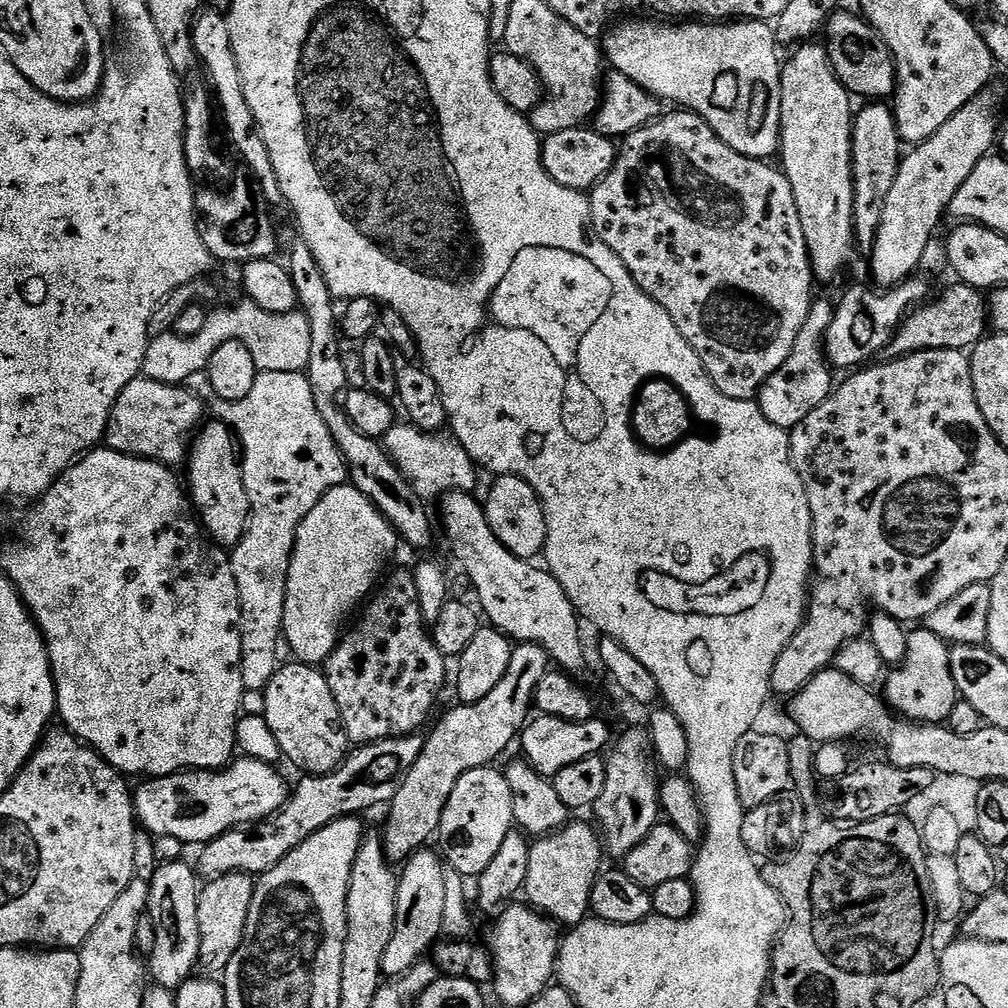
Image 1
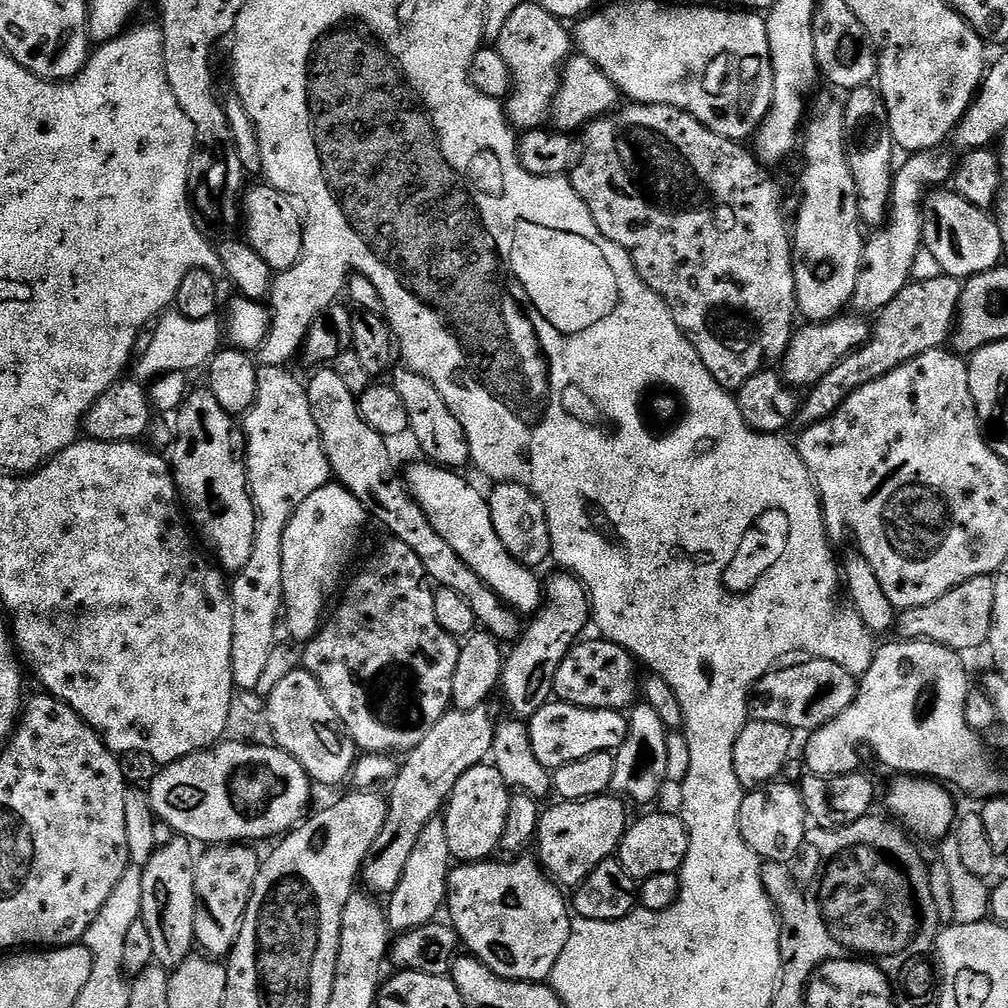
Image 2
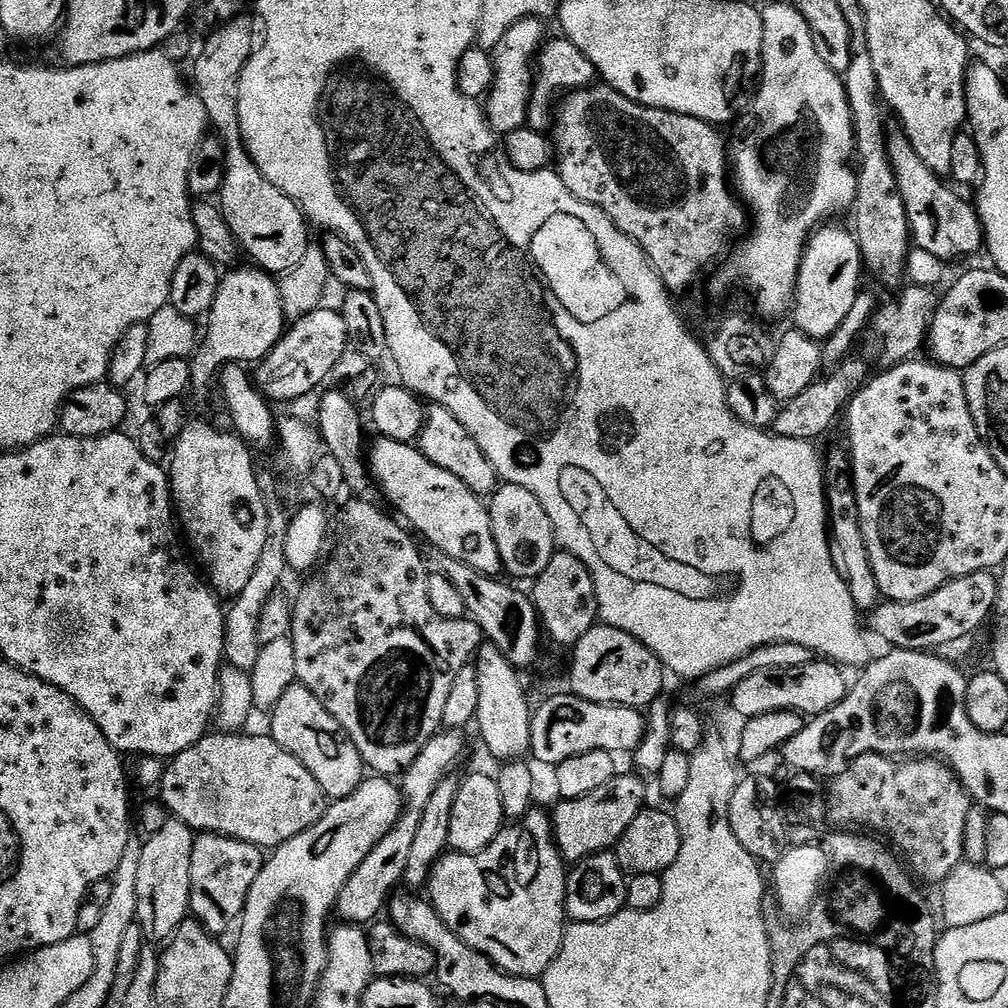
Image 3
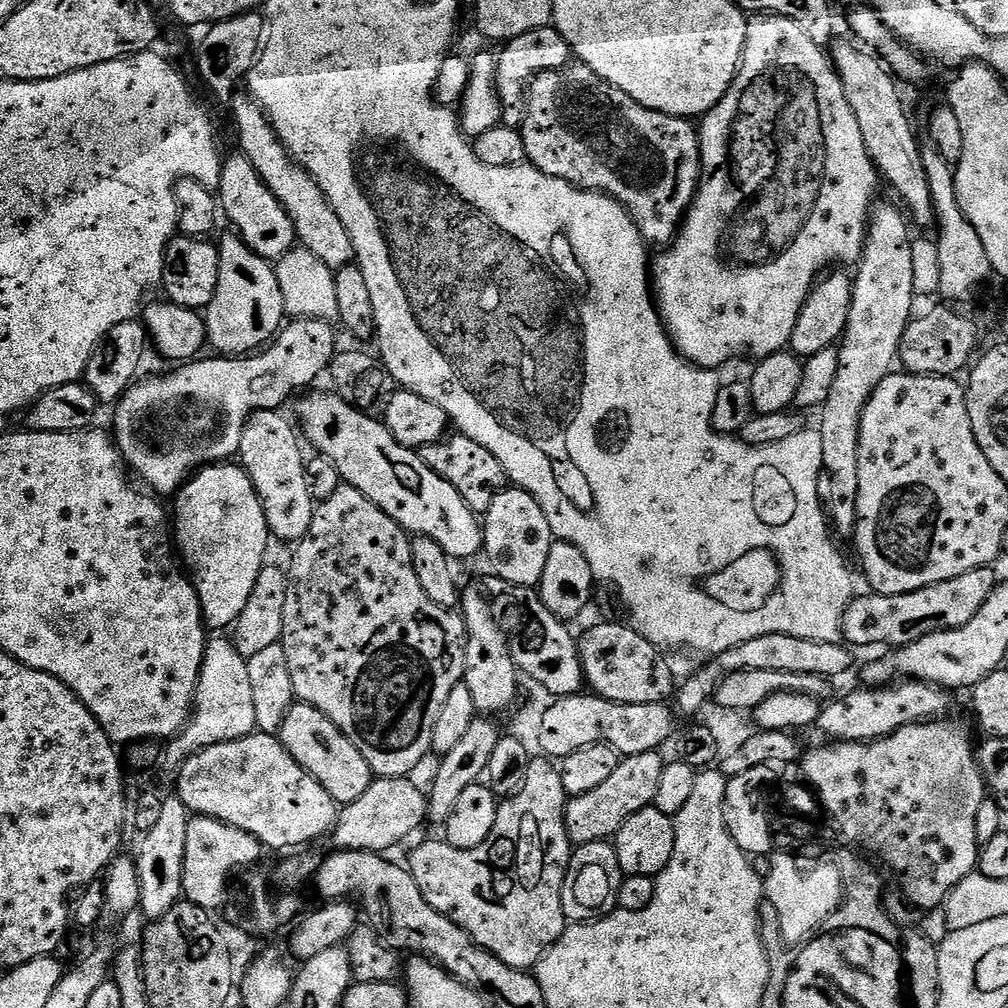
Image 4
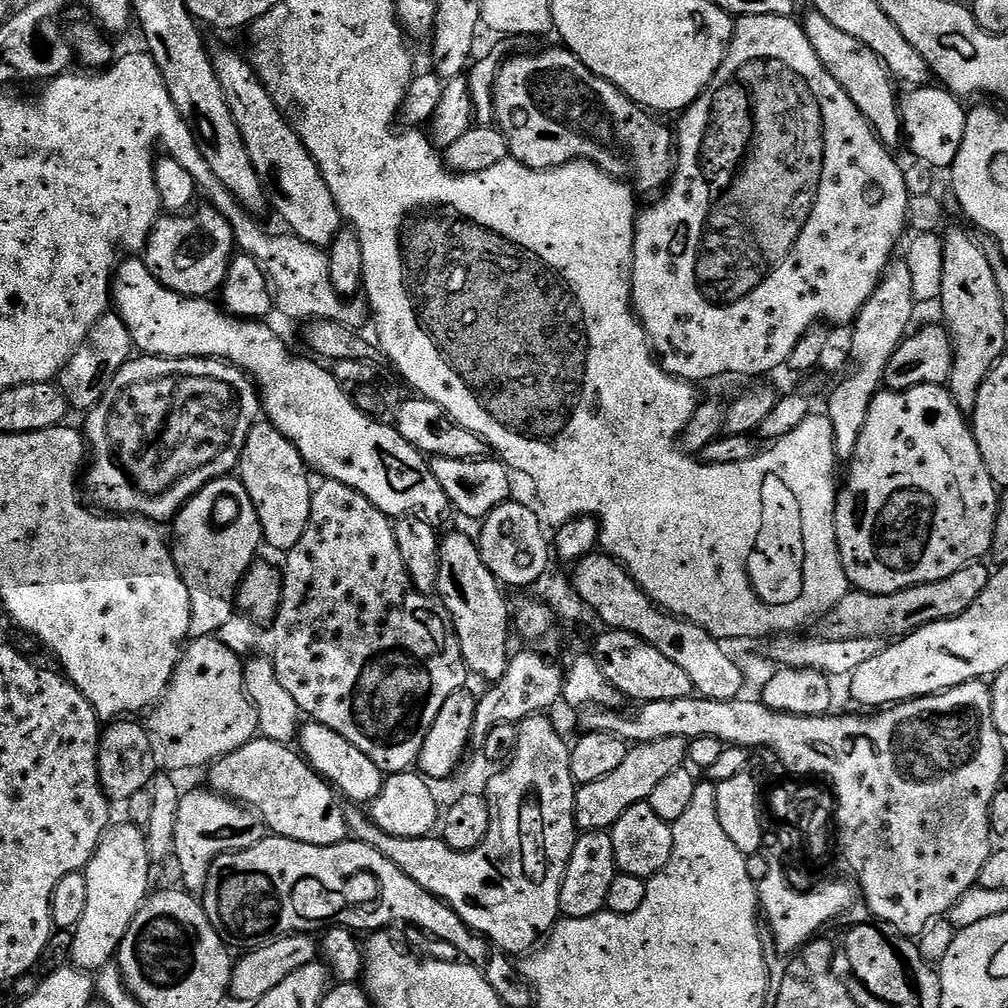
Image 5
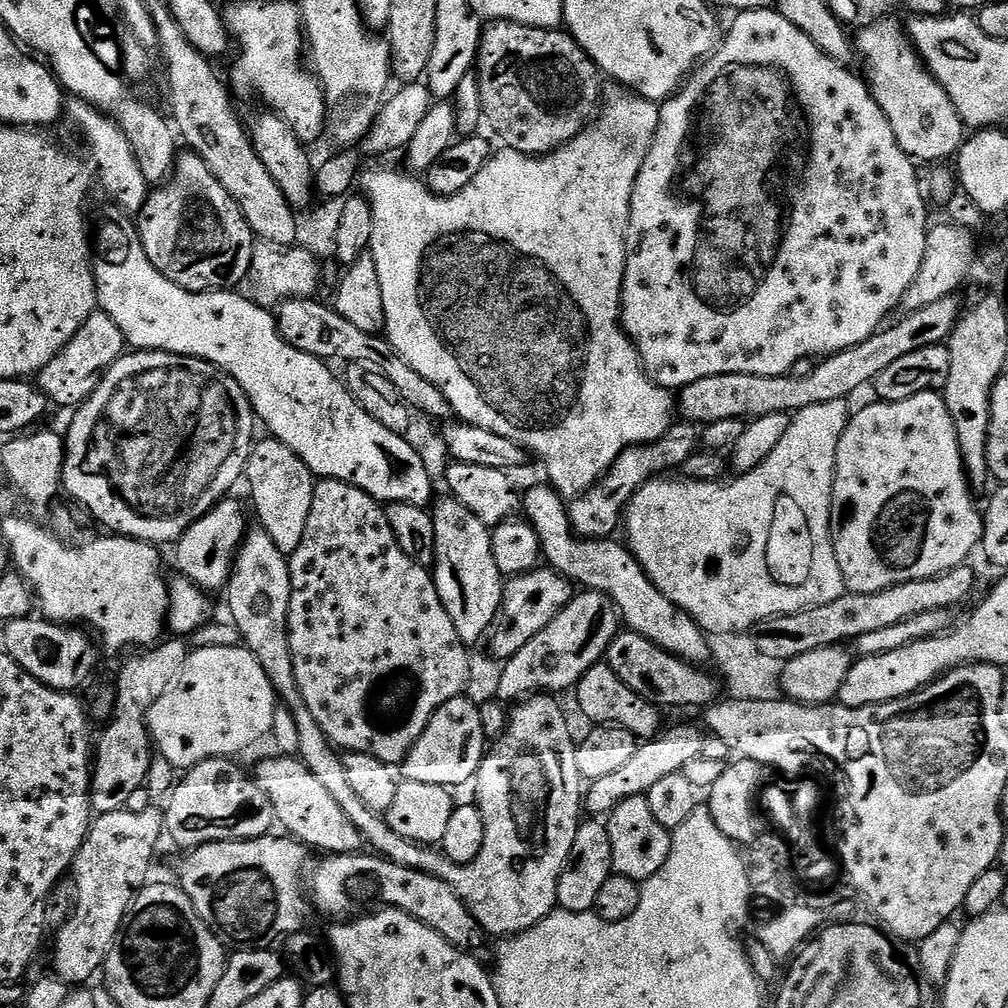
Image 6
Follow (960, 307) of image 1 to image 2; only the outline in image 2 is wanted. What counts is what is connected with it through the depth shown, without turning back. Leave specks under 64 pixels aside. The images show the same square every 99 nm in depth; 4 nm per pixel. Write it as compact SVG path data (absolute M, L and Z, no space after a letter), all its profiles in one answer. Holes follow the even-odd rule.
M943 274L938 278L912 280L898 293L898 298L890 302L890 306L875 313L867 342L861 348L855 348L850 354L846 354L846 358L842 358L842 362L838 362L838 366L834 366L834 370L826 374L826 378L807 389L795 423L800 424L801 429L806 429L830 418L840 409L842 402L846 402L846 398L850 398L854 390L866 386L866 382L882 378L890 374L890 370L898 370L898 366L930 350L945 347L951 341L956 327L956 311L963 289L961 281Z

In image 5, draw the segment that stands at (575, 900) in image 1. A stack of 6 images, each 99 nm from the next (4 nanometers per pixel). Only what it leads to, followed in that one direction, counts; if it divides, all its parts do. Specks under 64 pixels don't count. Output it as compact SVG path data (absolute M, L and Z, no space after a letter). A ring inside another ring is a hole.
M658 738L658 742L646 742L629 747L626 758L606 778L598 782L579 785L576 789L576 826L584 832L611 830L614 822L622 818L626 810L635 804L643 804L654 786L662 782L674 770L685 767L688 759L688 741L682 738Z

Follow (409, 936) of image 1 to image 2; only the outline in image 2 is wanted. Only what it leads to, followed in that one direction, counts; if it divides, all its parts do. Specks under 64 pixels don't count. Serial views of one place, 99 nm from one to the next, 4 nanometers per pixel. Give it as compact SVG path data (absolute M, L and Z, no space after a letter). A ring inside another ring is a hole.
M443 819L431 820L418 834L418 842L406 861L406 870L402 870L402 882L386 900L386 915L388 927L393 933L410 932L415 928L421 928L433 923L436 916L441 915L448 899L448 874L454 867L454 861L450 854L450 842L446 842L446 826Z

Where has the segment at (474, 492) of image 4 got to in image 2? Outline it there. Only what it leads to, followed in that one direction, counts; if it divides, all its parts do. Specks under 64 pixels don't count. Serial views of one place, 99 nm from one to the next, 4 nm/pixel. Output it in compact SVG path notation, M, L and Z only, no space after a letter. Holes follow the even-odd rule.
M396 366L390 373L390 383L406 406L410 436L416 439L416 444L424 455L421 457L441 468L464 470L464 467L469 467L472 464L472 455L466 430L462 430L462 422L458 422L450 406L446 406L446 398L442 398L442 394L434 390L434 382L430 382L430 378L422 378L422 374L412 368Z

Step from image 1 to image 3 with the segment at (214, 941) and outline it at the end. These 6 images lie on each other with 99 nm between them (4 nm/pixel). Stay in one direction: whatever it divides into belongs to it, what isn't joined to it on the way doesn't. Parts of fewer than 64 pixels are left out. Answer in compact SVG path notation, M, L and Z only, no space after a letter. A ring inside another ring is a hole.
M201 832L195 837L190 859L190 912L205 932L220 938L231 924L233 927L239 921L244 914L250 886L254 886L254 878L258 878L265 859L265 849L224 836L221 832Z

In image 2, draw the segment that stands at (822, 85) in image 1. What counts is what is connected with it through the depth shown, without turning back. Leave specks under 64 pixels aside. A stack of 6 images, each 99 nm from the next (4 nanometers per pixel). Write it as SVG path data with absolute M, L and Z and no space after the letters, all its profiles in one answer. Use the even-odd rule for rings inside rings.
M824 100L820 104L820 109L816 113L811 113L806 127L802 132L802 152L804 148L804 173L800 176L800 213L794 216L794 225L792 228L793 237L793 264L795 266L795 290L797 311L801 317L809 323L824 323L832 320L834 317L841 315L852 301L854 287L857 286L858 270L861 264L861 254L864 250L864 233L862 234L862 222L858 214L858 190L854 186L854 178L850 174L848 165L848 152L844 149L844 106L843 103L835 104L832 100Z

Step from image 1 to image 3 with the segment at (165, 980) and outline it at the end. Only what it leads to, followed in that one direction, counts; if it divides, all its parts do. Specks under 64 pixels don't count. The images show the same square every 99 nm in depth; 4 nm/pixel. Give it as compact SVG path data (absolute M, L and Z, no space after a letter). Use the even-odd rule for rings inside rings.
M170 818L157 834L147 837L146 844L140 848L136 919L149 943L167 943L189 915L190 859L195 837L195 832L181 820Z

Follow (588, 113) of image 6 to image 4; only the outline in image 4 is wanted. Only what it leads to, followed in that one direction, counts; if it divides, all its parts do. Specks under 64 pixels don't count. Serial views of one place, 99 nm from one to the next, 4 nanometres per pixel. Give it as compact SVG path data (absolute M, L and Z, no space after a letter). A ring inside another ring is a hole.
M573 62L558 70L538 74L534 78L534 82L529 84L526 89L526 99L528 110L522 121L522 131L526 154L528 155L527 163L535 171L570 182L575 188L582 188L590 192L603 192L604 195L615 198L632 215L632 221L636 223L638 230L649 245L667 246L675 240L676 233L680 231L680 225L687 217L688 209L692 206L696 189L700 186L700 134L697 125L691 119L683 116L671 116L658 110L650 110L646 106L634 102L634 98L630 98L630 94L618 90L612 84L607 84L601 76L594 74L594 70L590 70L579 62Z

